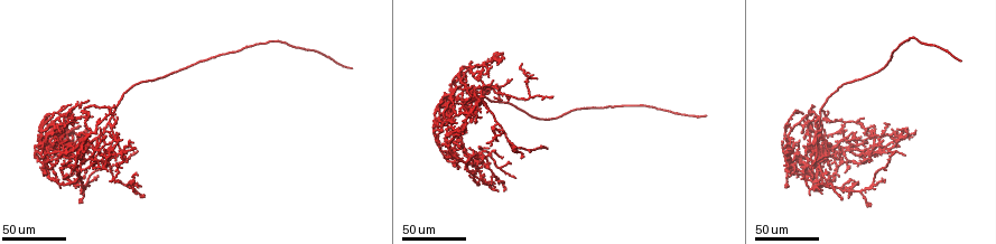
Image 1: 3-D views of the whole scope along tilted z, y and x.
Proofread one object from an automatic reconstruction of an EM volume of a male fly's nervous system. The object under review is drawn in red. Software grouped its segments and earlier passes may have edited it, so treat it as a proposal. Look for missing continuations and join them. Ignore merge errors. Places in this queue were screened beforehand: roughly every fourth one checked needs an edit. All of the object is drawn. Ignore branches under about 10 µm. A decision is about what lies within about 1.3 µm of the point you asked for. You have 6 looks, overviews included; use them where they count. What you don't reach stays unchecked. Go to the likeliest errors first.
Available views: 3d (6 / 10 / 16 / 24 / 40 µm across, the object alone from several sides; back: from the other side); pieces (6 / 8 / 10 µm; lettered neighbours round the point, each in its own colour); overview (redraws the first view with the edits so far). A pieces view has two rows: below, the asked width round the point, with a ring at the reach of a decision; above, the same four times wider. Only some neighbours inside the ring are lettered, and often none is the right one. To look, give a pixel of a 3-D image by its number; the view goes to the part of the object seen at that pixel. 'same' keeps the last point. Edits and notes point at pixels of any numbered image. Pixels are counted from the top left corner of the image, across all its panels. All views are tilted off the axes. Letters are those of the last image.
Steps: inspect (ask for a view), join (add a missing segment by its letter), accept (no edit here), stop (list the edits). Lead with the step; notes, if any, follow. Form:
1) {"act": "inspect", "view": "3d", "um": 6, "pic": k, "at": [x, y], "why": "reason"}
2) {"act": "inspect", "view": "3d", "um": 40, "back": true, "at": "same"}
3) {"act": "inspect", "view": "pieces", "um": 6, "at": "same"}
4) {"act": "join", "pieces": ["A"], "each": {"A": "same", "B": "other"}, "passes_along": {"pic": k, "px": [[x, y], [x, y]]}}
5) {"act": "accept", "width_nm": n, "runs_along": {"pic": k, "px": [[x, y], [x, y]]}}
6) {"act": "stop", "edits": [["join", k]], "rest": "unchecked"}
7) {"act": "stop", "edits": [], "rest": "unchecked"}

{"act": "inspect", "view": "3d", "um": 24, "pic": 1, "at": [352, 66], "why": "an open end"}

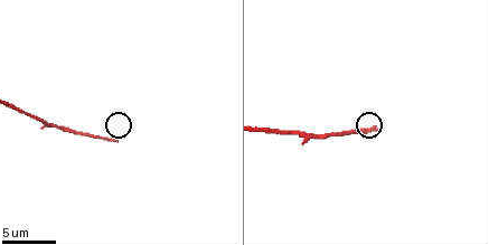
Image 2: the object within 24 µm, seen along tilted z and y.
{"act": "inspect", "view": "3d", "um": 10, "pic": 2, "at": [118, 141]}

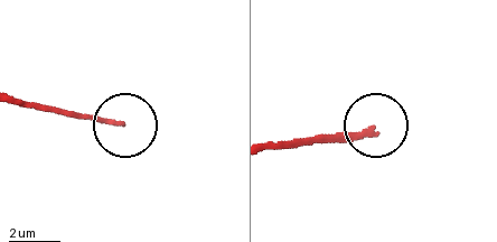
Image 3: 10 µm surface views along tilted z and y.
{"act": "inspect", "view": "pieces", "um": 10, "pic": 3, "at": [373, 130]}

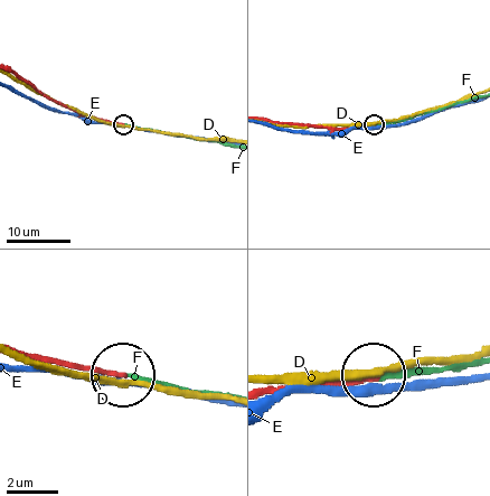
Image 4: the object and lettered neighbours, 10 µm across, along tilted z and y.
{"act": "join", "pieces": ["F"], "width_nm": 190, "each": {"D": "other", "E": "other", "F": "same"}, "passes_along": {"pic": 4, "px": [[313, 384], [479, 363]]}, "found": "the neuron continues"}

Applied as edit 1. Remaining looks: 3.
{"act": "inspect", "view": "3d", "um": 24, "pic": 1, "at": [509, 78], "why": "tapers out"}

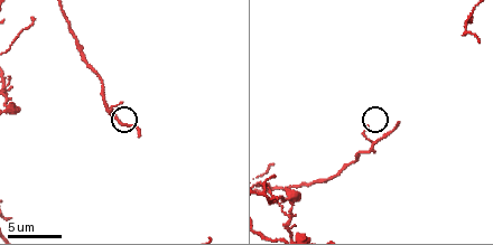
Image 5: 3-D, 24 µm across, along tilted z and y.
{"act": "inspect", "view": "pieces", "um": 10, "pic": 5, "at": [140, 135]}

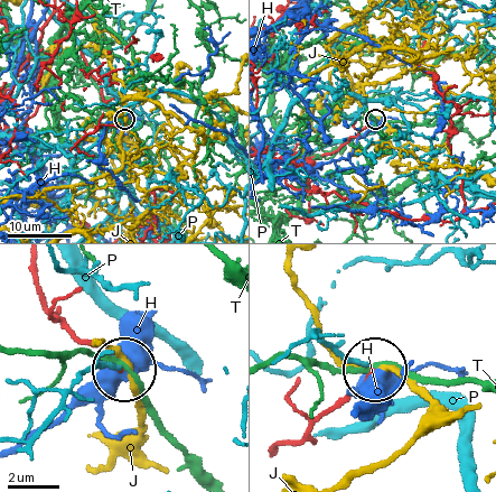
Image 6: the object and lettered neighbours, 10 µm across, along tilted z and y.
{"act": "accept", "each": {"H": "other", "J": "other", "P": "other", "T": "other"}, "runs_along": {"pic": 6, "px": [[278, 449], [372, 372]]}, "found": "none of them fits"}

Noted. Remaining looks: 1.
{"act": "stop", "edits": [["join", 4]], "rest": "unchecked"}

